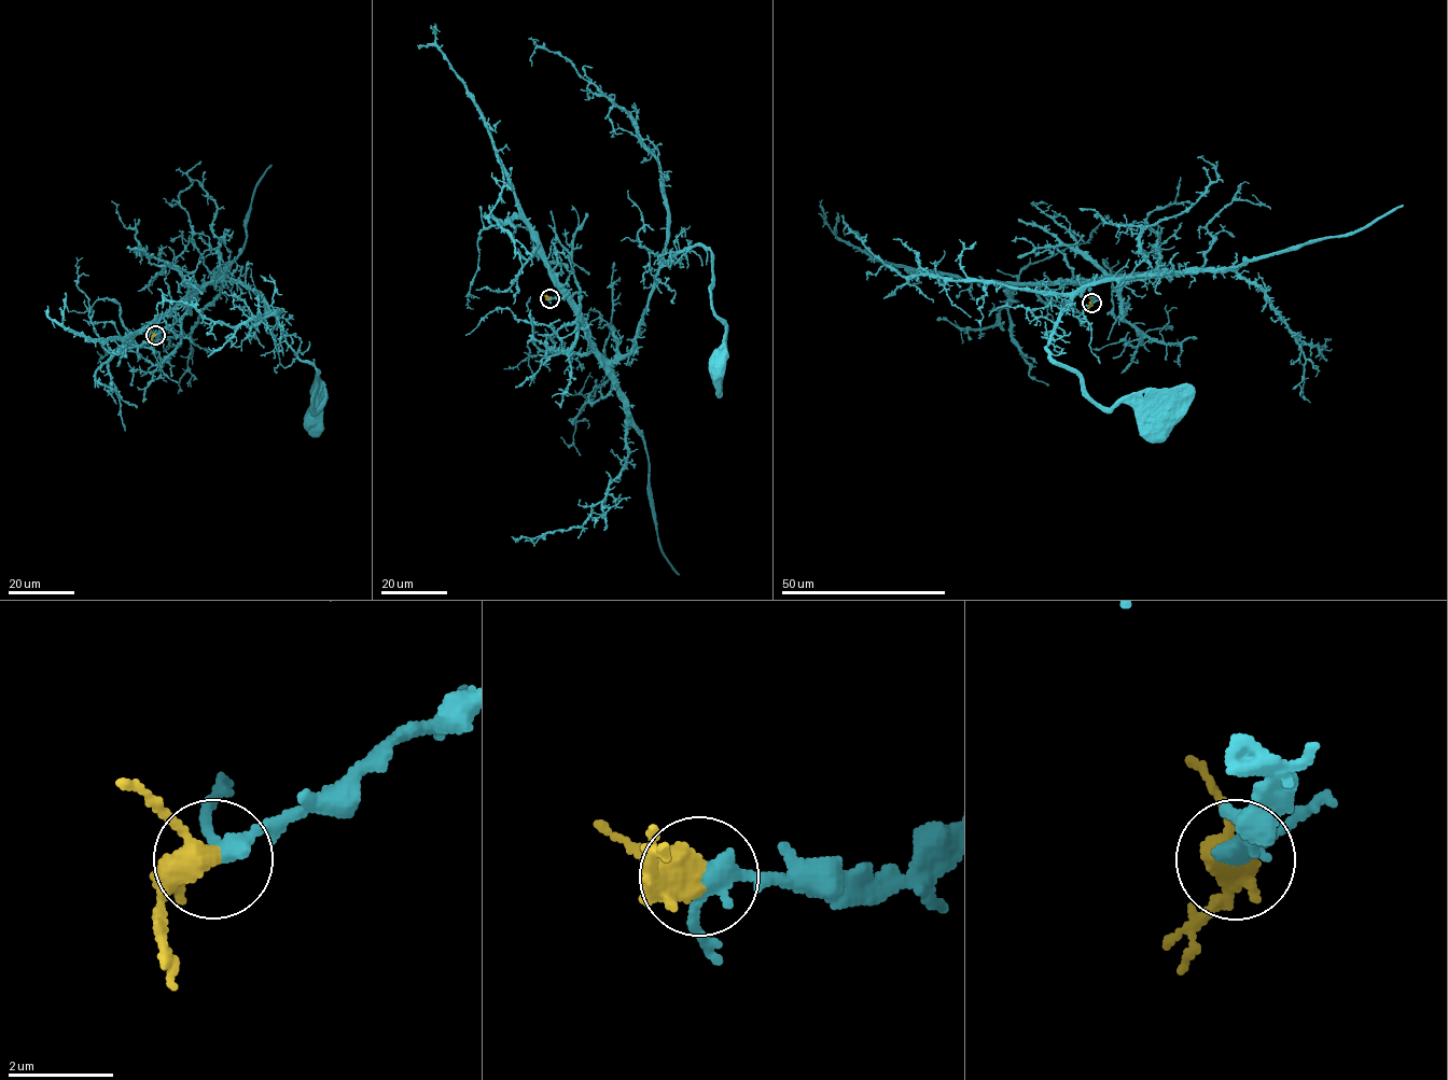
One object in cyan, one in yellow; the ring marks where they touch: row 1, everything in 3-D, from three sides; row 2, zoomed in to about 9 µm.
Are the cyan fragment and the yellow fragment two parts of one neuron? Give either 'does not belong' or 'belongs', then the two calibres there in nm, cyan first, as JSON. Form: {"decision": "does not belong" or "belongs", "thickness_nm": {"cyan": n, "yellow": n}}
{"decision": "belongs", "thickness_nm": {"cyan": 280, "yellow": 360}}

